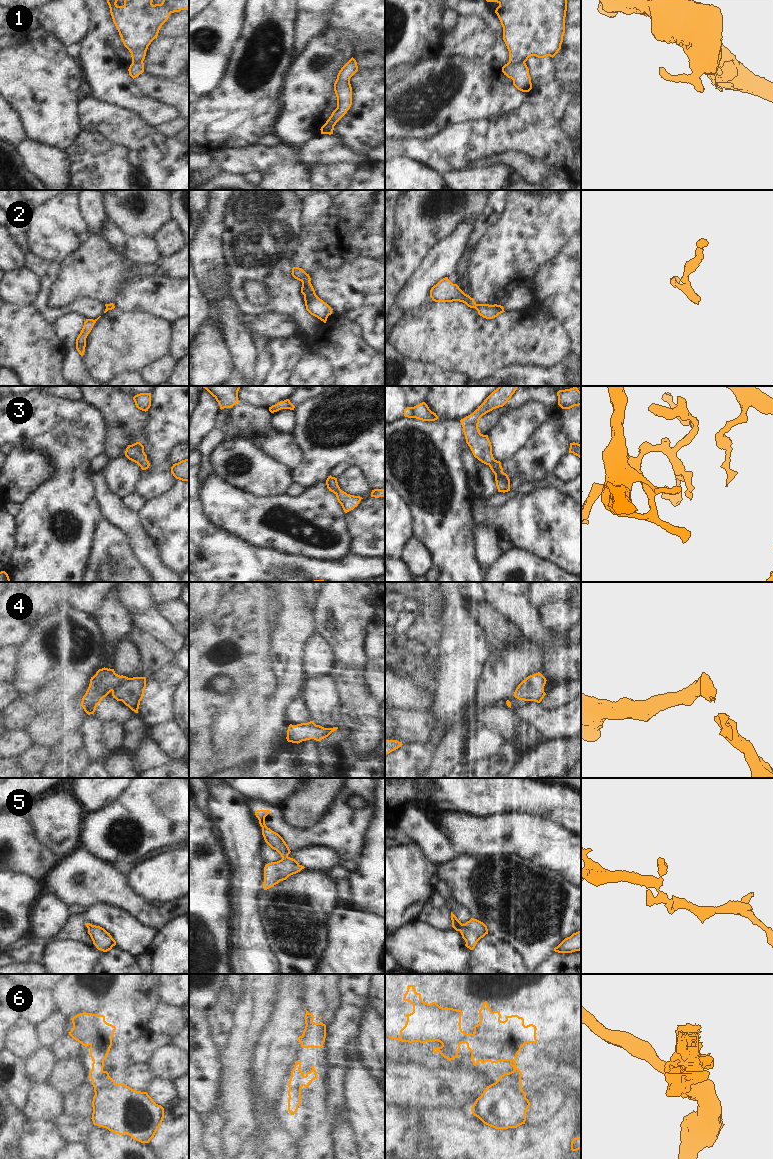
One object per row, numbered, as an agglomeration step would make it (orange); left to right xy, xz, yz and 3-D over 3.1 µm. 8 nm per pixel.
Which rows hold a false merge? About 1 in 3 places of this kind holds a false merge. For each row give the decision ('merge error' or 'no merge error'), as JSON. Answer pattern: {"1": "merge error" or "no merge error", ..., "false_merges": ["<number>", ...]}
{"1": "merge error", "2": "no merge error", "3": "no merge error", "4": "no merge error", "5": "no merge error", "6": "merge error", "false_merges": ["1", "6"]}

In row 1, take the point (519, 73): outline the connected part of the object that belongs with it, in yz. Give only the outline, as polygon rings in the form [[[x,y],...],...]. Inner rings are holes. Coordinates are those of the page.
[[[508,62],[502,67],[502,72],[513,80],[513,85],[522,92],[529,92],[532,89],[529,69],[525,62],[512,64]]]

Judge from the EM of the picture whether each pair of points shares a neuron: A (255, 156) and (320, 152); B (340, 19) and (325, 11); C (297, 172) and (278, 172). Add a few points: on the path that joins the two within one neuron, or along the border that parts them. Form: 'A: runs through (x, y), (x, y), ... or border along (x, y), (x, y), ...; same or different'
A: runs through (271, 155), (274, 153), (304, 153); same
B: border along (333, 10), (330, 24), (345, 26), (350, 29); different
C: runs through (292, 172), (283, 172); same

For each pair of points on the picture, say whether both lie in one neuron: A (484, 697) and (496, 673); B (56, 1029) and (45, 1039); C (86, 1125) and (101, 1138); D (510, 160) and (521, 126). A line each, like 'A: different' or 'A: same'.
A: same
B: same
C: different
D: different

